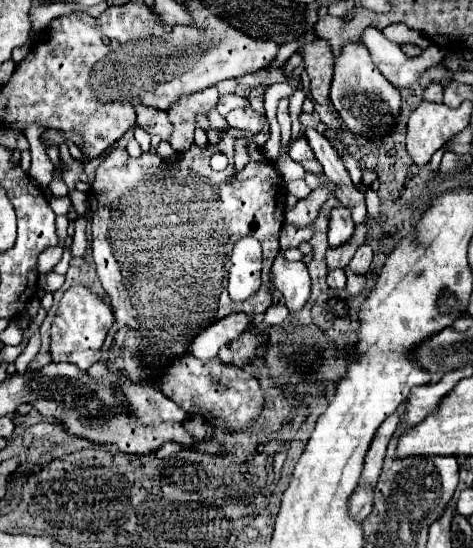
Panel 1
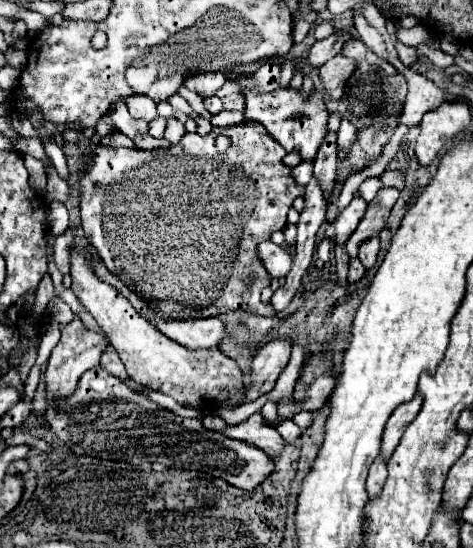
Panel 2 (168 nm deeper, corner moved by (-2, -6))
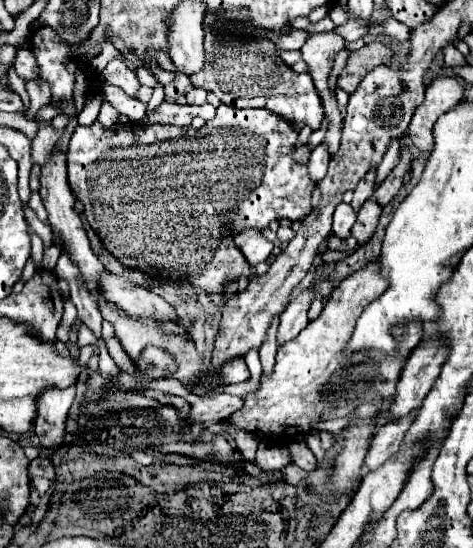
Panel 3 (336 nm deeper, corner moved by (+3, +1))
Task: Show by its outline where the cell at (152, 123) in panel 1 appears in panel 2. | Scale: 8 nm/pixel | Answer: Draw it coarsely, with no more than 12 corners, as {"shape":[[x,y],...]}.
{"shape":[[144,95],[126,99],[134,119],[152,121],[156,103]]}

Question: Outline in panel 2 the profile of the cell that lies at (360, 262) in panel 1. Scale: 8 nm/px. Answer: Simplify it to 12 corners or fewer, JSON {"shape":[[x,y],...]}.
{"shape":[[378,237],[360,245],[358,259],[366,269],[372,269],[378,255]]}

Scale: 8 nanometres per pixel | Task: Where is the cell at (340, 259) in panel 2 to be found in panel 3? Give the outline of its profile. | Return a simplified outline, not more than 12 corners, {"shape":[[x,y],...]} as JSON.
{"shape":[[341,202],[333,216],[333,234],[347,238],[357,218],[349,204]]}

